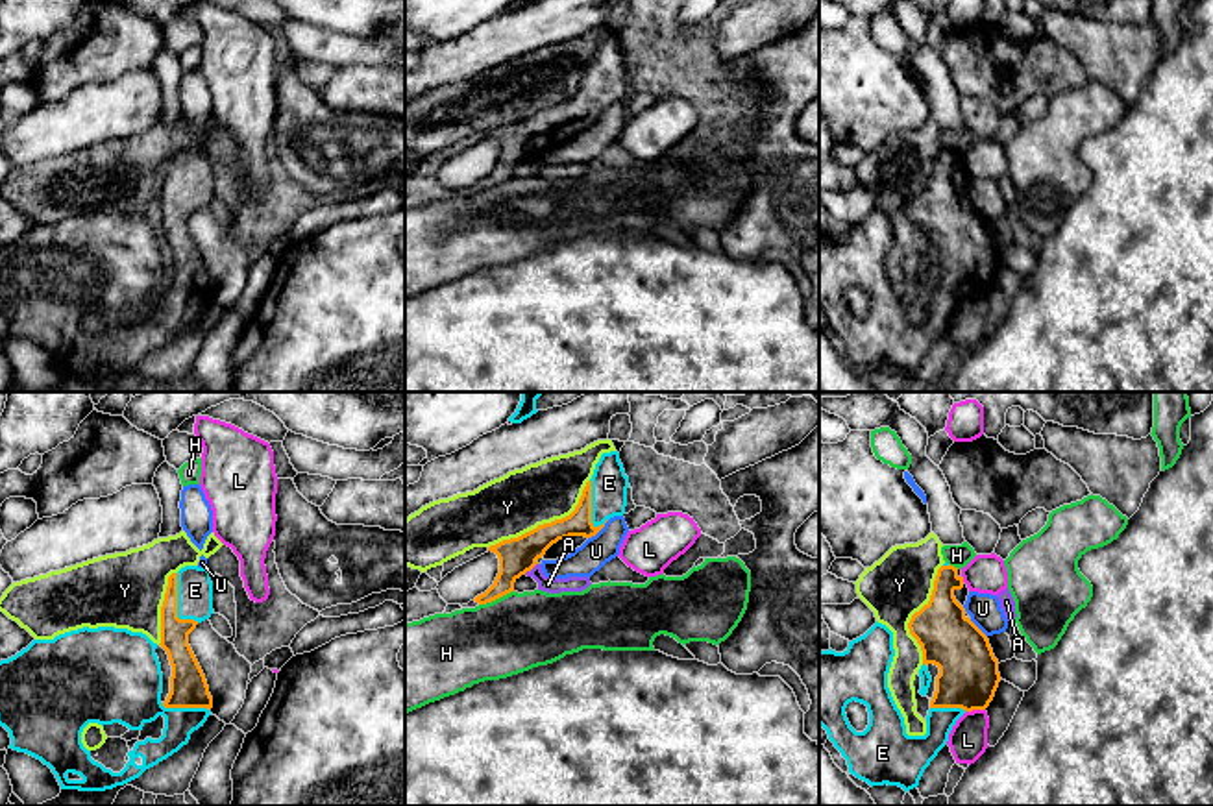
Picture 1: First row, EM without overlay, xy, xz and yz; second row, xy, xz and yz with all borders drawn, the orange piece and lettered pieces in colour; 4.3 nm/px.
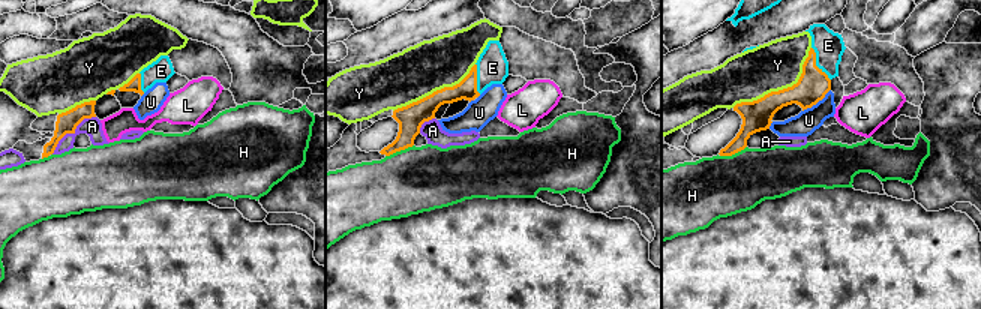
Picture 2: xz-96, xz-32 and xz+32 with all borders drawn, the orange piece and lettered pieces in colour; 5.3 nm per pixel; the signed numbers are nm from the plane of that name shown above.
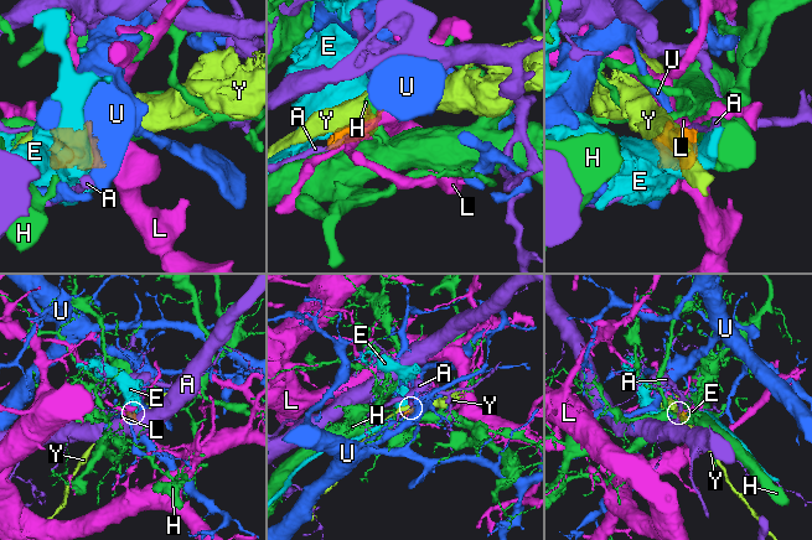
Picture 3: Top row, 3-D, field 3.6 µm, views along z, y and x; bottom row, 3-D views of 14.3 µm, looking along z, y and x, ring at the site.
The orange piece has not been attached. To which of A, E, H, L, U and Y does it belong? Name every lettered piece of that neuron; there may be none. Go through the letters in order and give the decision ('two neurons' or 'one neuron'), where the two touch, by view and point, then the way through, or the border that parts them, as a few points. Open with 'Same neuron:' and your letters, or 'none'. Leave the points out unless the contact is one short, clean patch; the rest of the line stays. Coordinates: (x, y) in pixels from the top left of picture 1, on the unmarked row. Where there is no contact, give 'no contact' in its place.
Same neuron: E
A: two neurons; meets orange in xz at (529, 156); border along xz (537, 148), (524, 159)
E: one neuron; meets orange in xy at (176, 191)
H: two neurons; meets orange in xz at (496, 183)
L: two neurons; meets orange in yz at (975, 294); border along yz (984, 294), (966, 298)
U: two neurons; meets orange in xz at (598, 117); border along xz (609, 106), (588, 124)
Y: two neurons; meets orange in xz at (546, 109)

